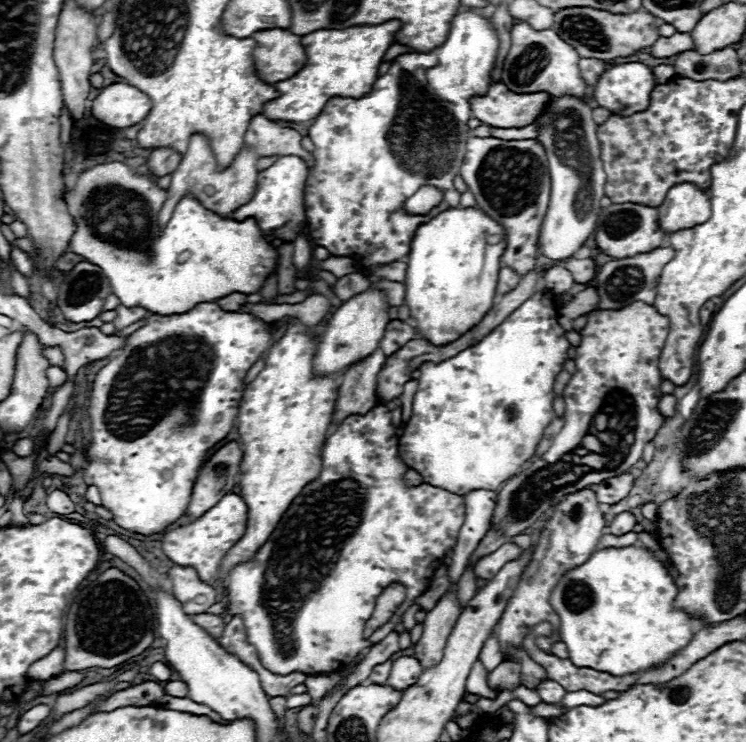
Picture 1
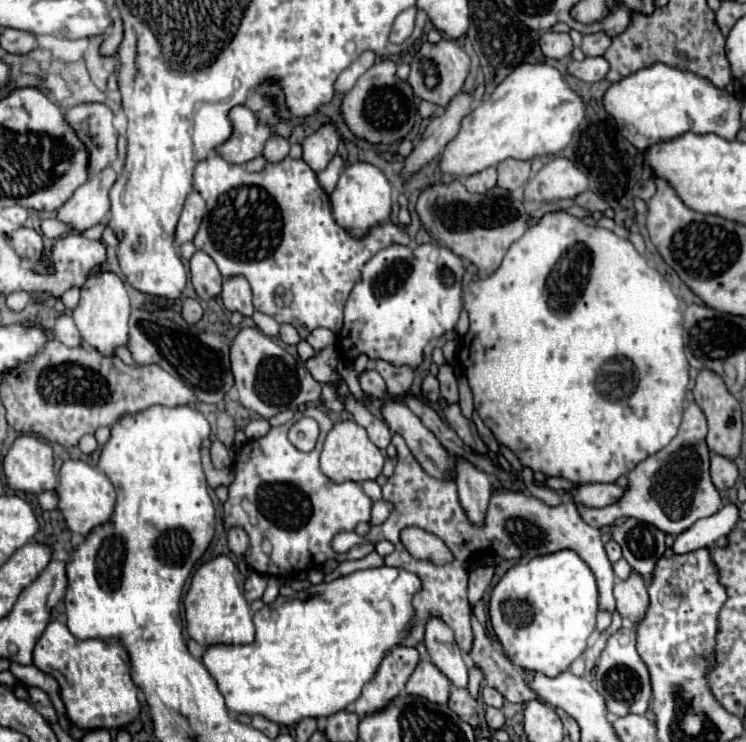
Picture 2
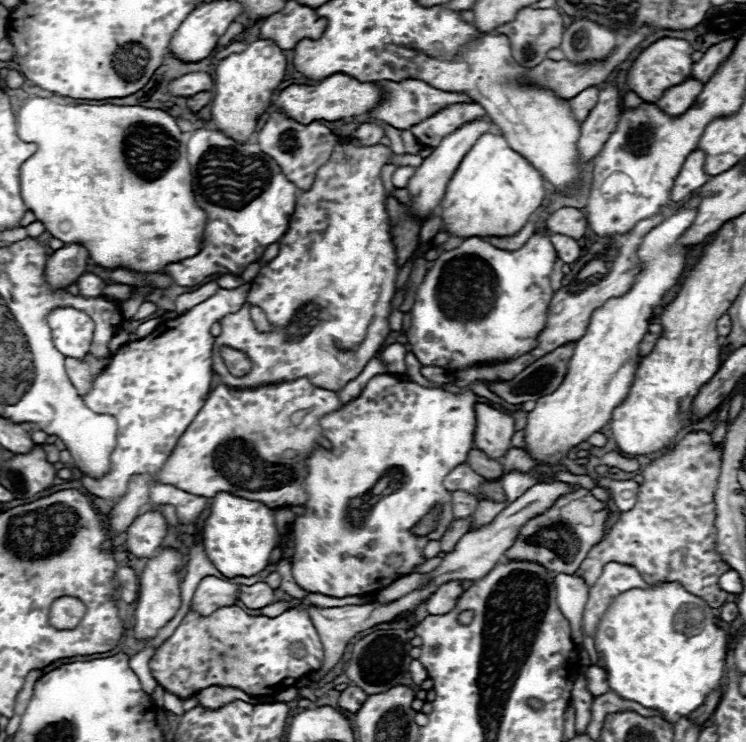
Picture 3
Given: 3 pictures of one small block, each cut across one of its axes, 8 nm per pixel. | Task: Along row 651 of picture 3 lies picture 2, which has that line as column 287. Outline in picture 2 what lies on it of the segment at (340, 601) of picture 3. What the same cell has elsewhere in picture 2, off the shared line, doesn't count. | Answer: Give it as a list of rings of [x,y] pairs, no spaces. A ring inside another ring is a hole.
[[[210,154],[204,162],[198,162],[194,170],[194,190],[200,192],[208,204],[194,246],[216,262],[224,280],[244,276],[252,286],[254,308],[272,316],[278,324],[292,324],[302,338],[314,328],[338,332],[342,328],[344,304],[352,286],[358,282],[362,264],[370,260],[374,252],[386,248],[386,244],[410,244],[404,226],[392,222],[372,226],[362,238],[354,238],[346,228],[338,226],[332,216],[328,194],[320,188],[316,174],[304,160],[284,158],[280,164],[266,164],[262,172],[250,174],[242,166],[226,162],[220,154]]]

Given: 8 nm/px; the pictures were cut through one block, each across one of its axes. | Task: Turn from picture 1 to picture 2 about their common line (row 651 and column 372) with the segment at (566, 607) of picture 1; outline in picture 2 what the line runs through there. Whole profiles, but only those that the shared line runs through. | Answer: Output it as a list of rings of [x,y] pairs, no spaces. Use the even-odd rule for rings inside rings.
[[[380,566],[296,590],[292,596],[278,596],[276,602],[266,604],[254,614],[256,638],[252,644],[208,646],[204,652],[204,666],[210,676],[216,678],[218,690],[230,712],[250,716],[262,714],[284,726],[294,726],[302,718],[330,718],[358,700],[384,656],[410,634],[416,614],[412,598],[420,590],[422,580],[414,572],[396,566]]]

